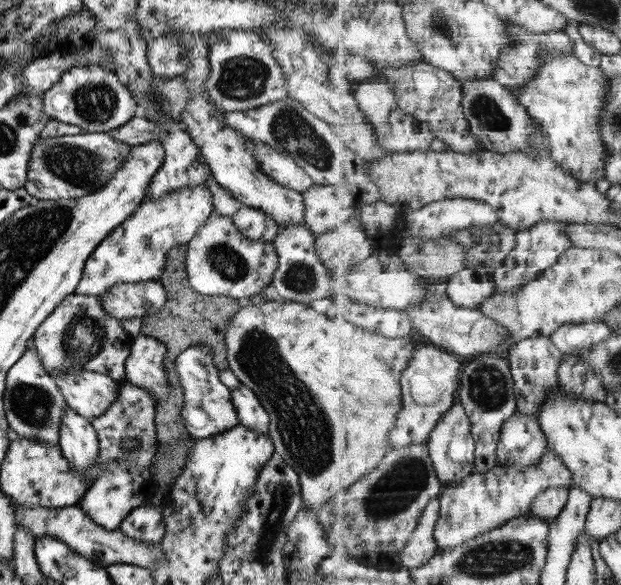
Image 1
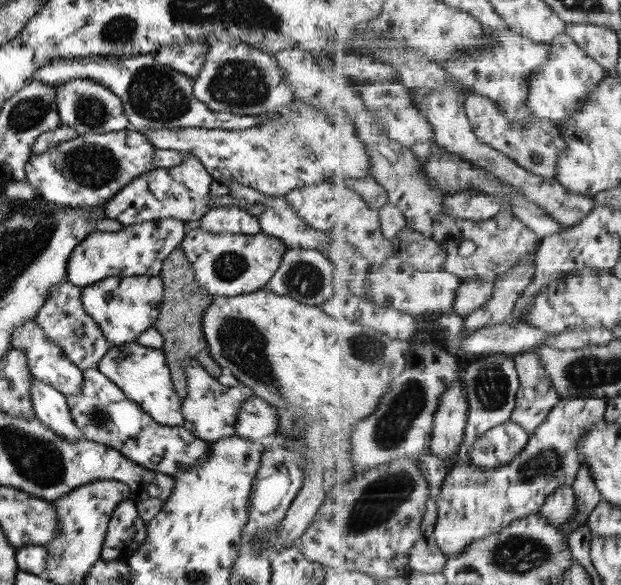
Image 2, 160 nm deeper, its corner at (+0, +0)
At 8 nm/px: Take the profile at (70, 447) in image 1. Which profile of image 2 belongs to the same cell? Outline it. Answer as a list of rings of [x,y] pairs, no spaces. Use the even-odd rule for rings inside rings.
[[[31,378],[28,395],[33,413],[43,426],[50,428],[57,436],[64,439],[71,441],[85,439],[69,415],[65,396],[34,378]]]

